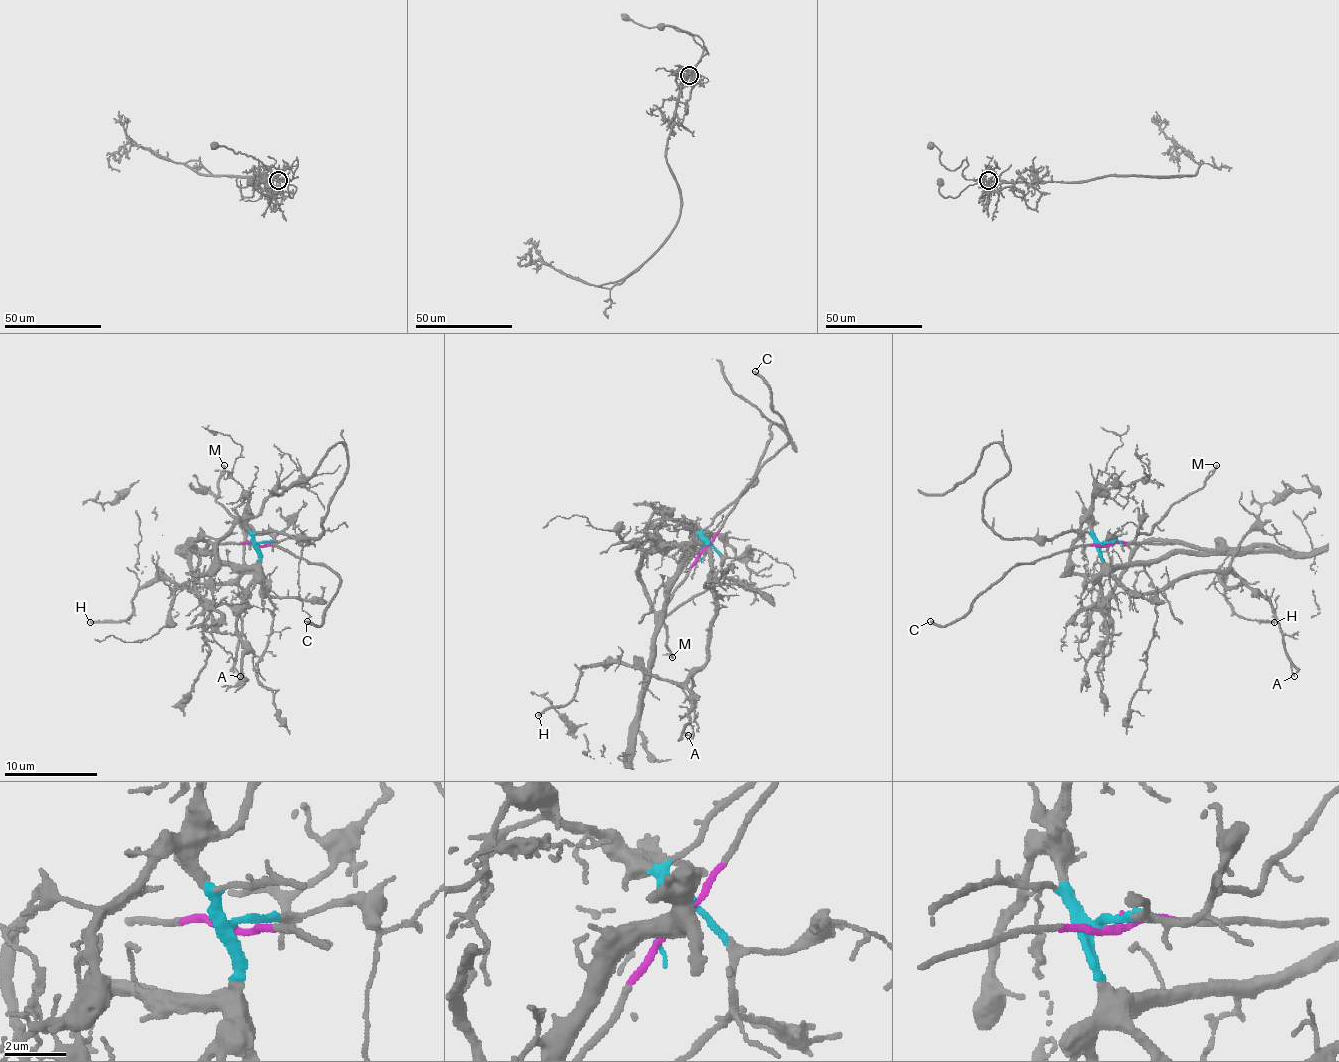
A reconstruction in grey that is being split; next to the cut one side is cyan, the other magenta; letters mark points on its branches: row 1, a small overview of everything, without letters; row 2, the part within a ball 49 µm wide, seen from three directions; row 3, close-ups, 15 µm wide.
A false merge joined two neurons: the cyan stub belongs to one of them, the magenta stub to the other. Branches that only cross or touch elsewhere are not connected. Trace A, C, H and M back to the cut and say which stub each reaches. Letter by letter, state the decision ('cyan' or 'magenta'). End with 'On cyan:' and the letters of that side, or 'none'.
A: cyan
C: magenta
H: cyan
M: cyan
On cyan: A, H, M

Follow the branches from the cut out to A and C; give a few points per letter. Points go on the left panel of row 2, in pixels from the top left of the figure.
A: (255, 543), (266, 592), (259, 571), (245, 571), (238, 581), (236, 662), (241, 676)
C: (255, 543), (280, 546), (308, 562), (322, 562), (339, 578), (339, 592), (325, 620), (320, 625), (306, 620)

